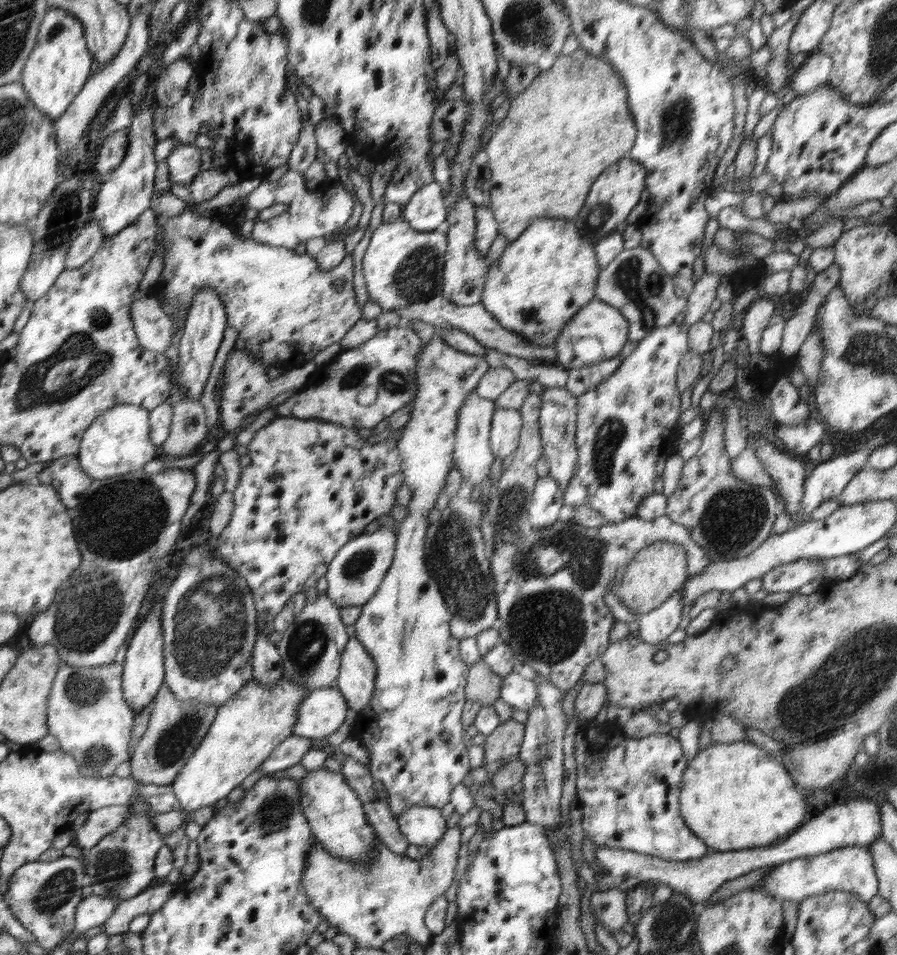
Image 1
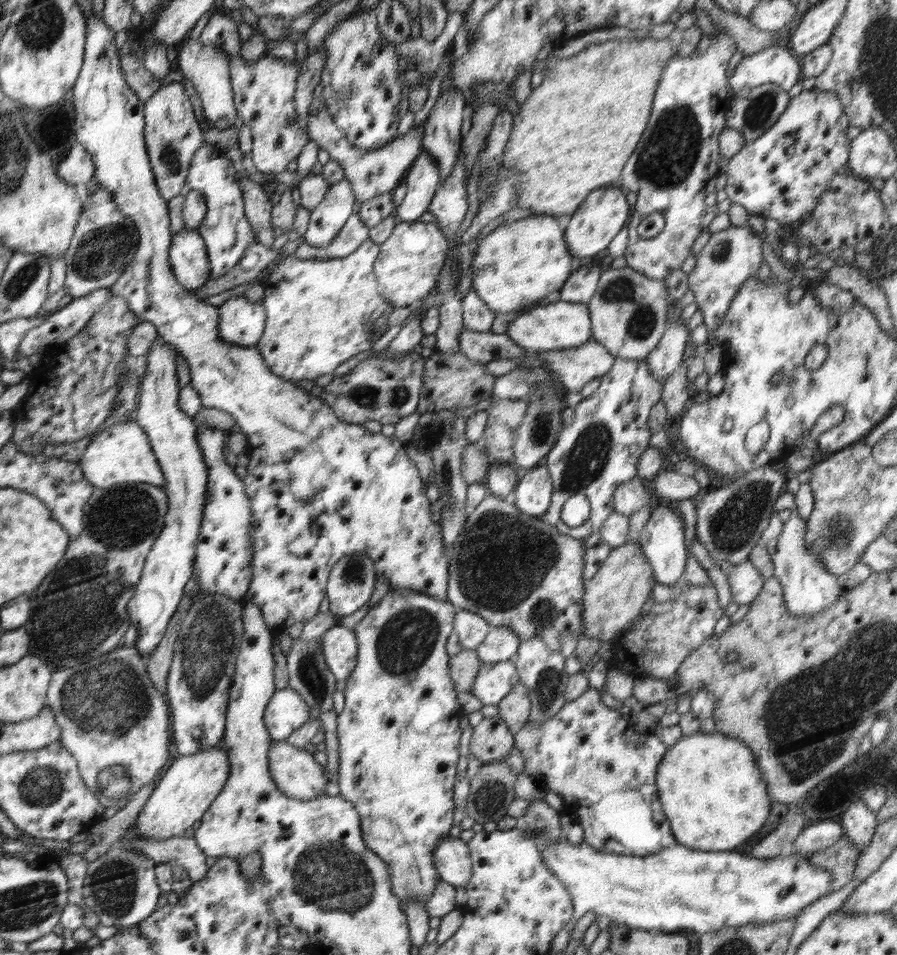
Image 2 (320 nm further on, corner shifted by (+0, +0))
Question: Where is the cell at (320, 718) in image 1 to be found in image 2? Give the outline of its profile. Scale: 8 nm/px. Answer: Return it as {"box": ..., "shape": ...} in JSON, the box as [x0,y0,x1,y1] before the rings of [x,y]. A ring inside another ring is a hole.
{"box":[263,688,310,741],"shape":[[[292,688],[276,692],[268,703],[263,721],[272,741],[284,741],[310,720],[310,707]]]}

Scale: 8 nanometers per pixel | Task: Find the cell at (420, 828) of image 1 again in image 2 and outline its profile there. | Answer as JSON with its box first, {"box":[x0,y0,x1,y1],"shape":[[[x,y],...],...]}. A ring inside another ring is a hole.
{"box":[433,838,472,887],"shape":[[[445,838],[433,852],[435,867],[441,880],[455,886],[465,887],[472,876],[469,848],[460,838]]]}

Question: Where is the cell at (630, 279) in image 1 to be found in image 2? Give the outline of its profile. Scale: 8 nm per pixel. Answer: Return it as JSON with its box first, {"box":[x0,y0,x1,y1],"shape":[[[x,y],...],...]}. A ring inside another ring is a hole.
{"box":[587,267,667,359],"shape":[[[610,267],[600,276],[594,296],[587,302],[591,322],[591,338],[599,342],[615,357],[624,359],[646,358],[660,342],[664,331],[667,329],[667,294],[664,279],[654,280],[634,271],[633,268],[624,267],[614,269]]]}

